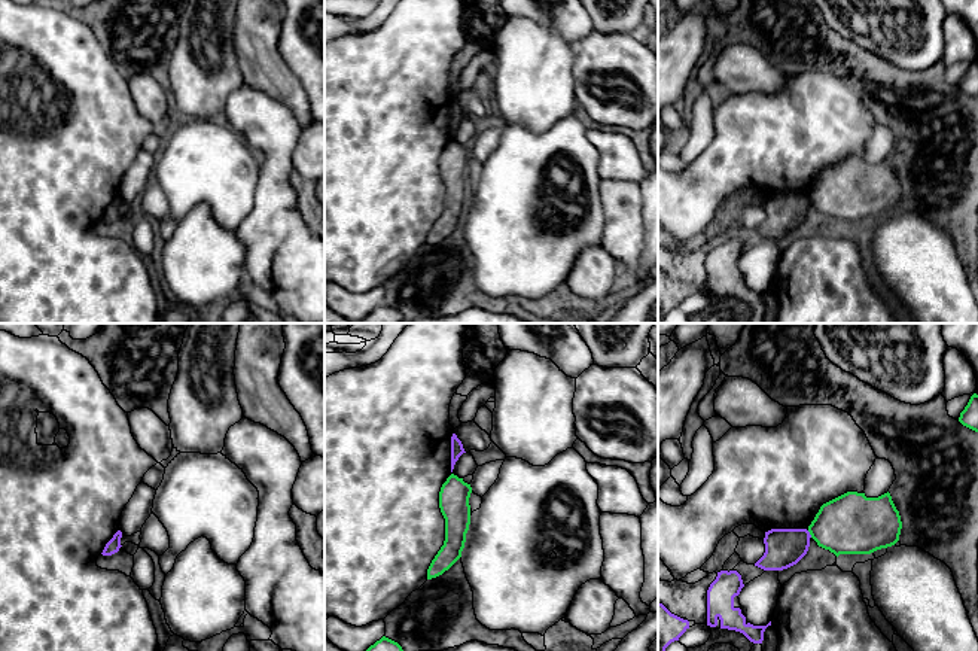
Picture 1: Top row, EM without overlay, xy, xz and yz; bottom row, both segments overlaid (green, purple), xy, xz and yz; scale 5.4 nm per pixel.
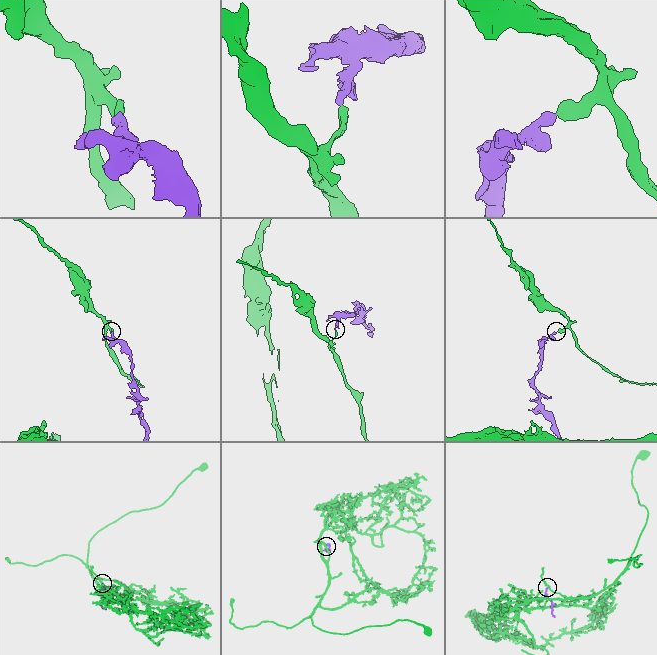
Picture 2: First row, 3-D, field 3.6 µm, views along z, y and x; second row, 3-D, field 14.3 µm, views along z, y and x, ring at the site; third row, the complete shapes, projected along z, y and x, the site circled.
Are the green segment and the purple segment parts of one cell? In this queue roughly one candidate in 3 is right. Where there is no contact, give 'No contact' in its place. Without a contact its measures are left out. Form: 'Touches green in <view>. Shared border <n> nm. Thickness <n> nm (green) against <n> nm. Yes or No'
Touches green in yz. Shared border 50 nm. Thickness 320 nm (green) against 200 nm. No

